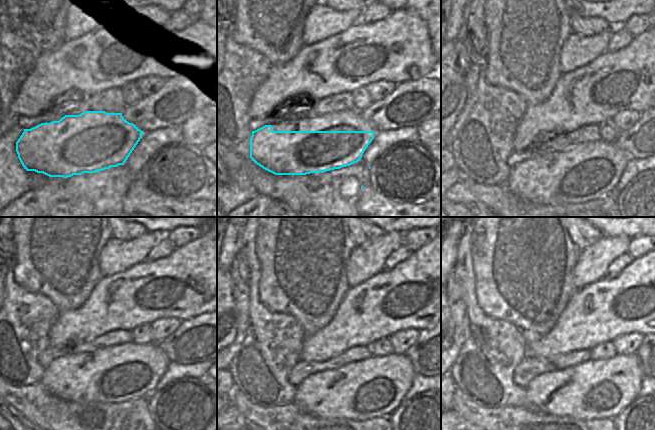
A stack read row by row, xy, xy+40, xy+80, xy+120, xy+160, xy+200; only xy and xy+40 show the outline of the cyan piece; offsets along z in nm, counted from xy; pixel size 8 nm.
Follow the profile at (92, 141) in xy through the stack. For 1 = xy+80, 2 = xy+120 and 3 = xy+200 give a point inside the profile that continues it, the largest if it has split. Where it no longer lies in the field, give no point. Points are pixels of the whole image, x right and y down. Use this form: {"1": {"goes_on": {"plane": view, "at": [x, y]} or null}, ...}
{"1": {"goes_on": {"plane": "xy+80", "at": [535, 153]}}, "2": {"goes_on": {"plane": "xy+120", "at": [145, 389]}}, "3": {"goes_on": {"plane": "xy+200", "at": [598, 388]}}}

